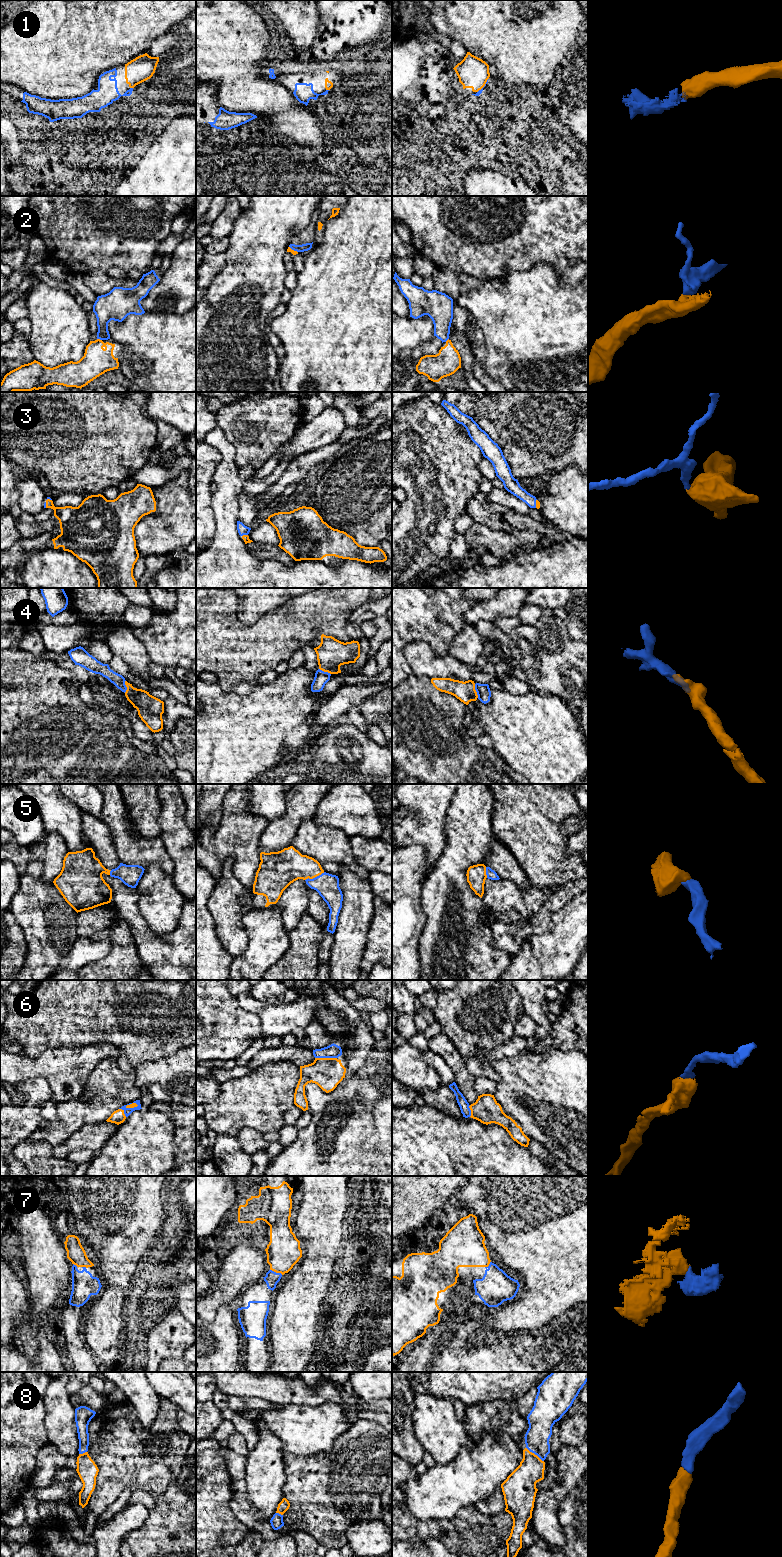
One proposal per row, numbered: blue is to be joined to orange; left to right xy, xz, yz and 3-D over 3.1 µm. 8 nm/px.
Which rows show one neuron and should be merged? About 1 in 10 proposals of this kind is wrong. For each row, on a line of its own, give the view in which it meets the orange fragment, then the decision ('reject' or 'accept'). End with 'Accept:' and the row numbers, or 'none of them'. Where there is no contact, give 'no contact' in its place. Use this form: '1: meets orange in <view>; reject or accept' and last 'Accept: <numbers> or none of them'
1: meets orange in yz; accept
2: meets orange in xy; reject
3: meets orange in yz; accept
4: meets orange in yz; accept
5: meets orange in xz; accept
6: meets orange in xz; accept
7: meets orange in xz; accept
8: meets orange in yz; accept
Accept: 1, 3, 4, 5, 6, 7, 8

